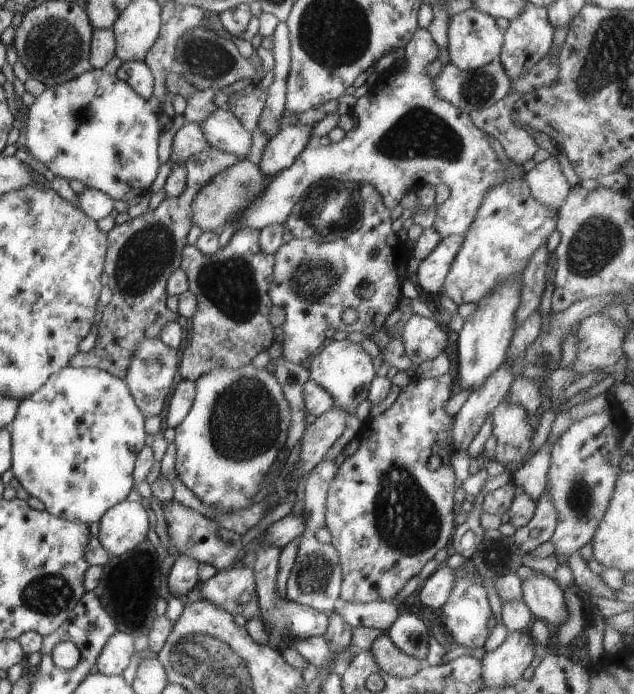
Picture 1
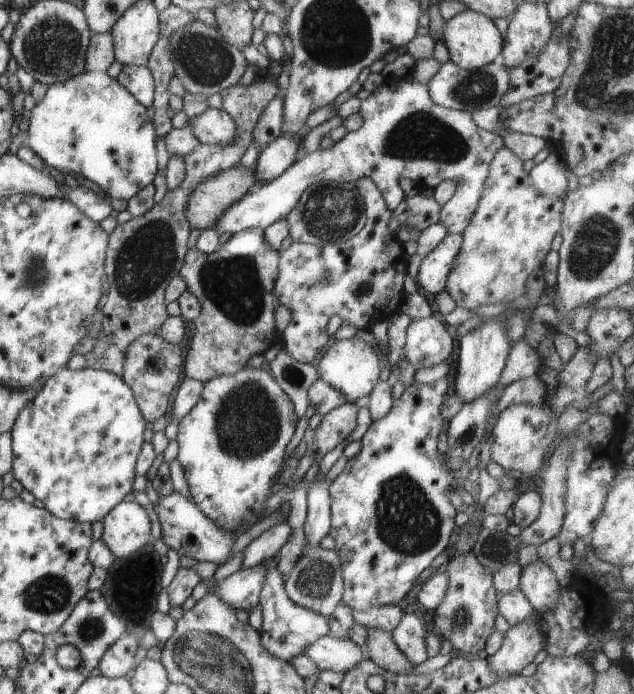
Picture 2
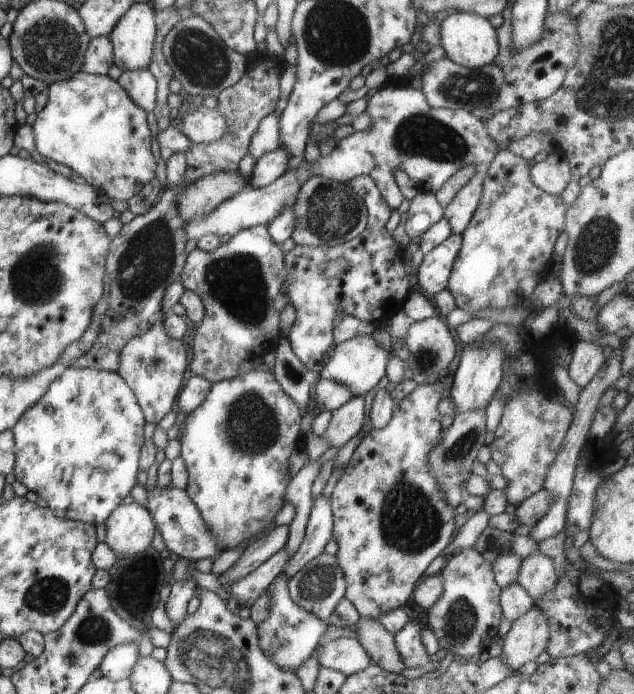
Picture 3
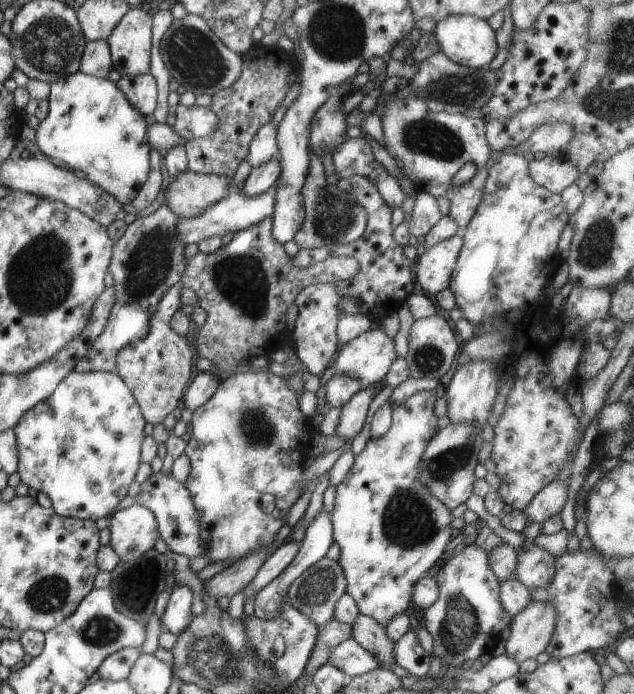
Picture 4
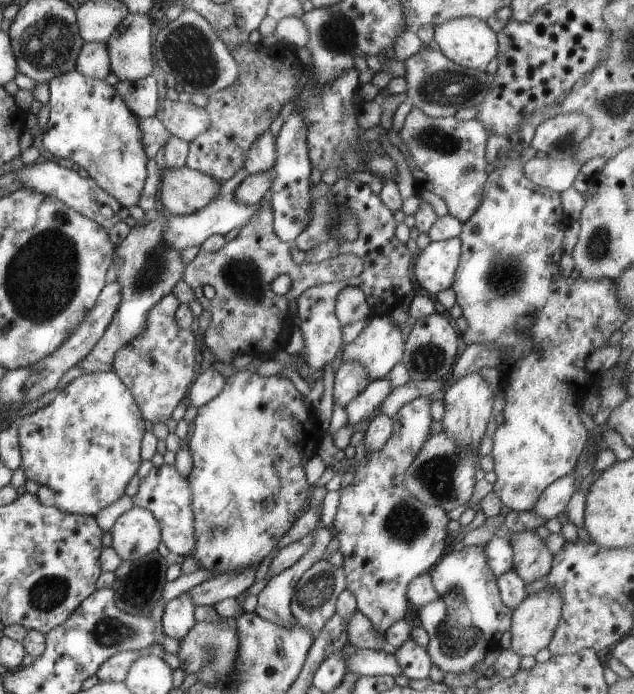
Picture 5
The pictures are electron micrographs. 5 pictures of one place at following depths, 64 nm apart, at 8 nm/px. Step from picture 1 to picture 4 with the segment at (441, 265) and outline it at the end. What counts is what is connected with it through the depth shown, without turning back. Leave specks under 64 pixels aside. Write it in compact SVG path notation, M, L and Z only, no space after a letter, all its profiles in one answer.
M455 234L427 247L416 259L415 279L427 294L448 288L463 239Z

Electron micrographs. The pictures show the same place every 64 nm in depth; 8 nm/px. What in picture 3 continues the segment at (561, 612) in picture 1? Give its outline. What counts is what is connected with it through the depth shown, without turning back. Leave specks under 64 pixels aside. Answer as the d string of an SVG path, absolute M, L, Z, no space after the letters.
M535 549L519 561L516 583L536 602L536 598L553 588L557 577L553 561Z

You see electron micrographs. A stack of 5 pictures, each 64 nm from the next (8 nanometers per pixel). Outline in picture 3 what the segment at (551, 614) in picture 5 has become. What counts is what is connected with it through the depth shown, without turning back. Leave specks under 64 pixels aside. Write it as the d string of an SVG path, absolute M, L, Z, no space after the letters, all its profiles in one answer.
M533 606L511 622L498 657L515 672L545 650L549 633L548 616L539 607Z

